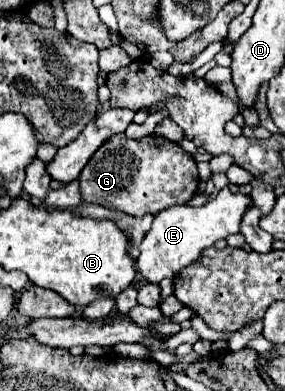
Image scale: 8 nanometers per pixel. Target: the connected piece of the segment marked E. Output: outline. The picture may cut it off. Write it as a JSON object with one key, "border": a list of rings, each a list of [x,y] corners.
{"border":[[[227,187],[217,193],[215,199],[207,201],[203,207],[173,205],[155,215],[151,231],[141,243],[141,255],[137,259],[137,271],[149,281],[159,283],[165,277],[175,277],[179,269],[197,261],[203,249],[211,247],[217,239],[225,239],[239,233],[239,223],[245,211],[253,205],[253,199],[243,193],[231,193]]]}

